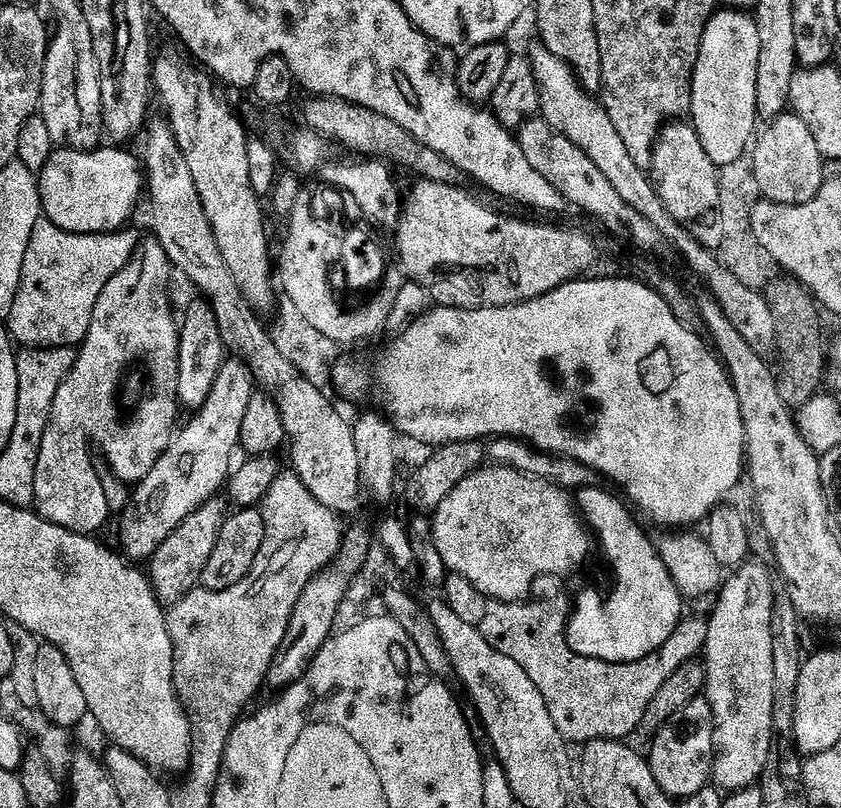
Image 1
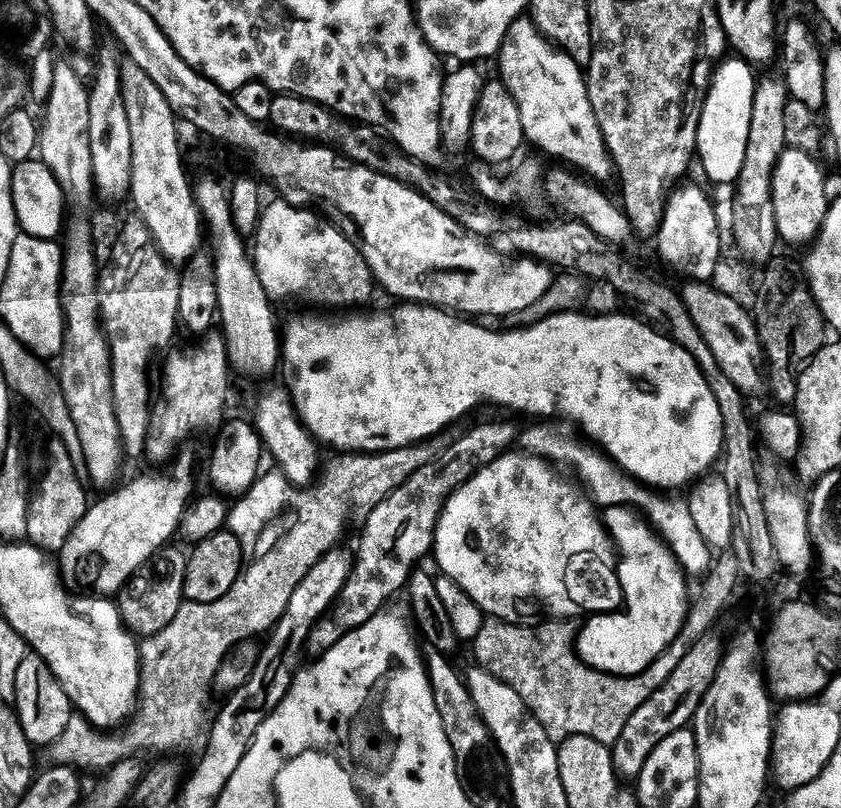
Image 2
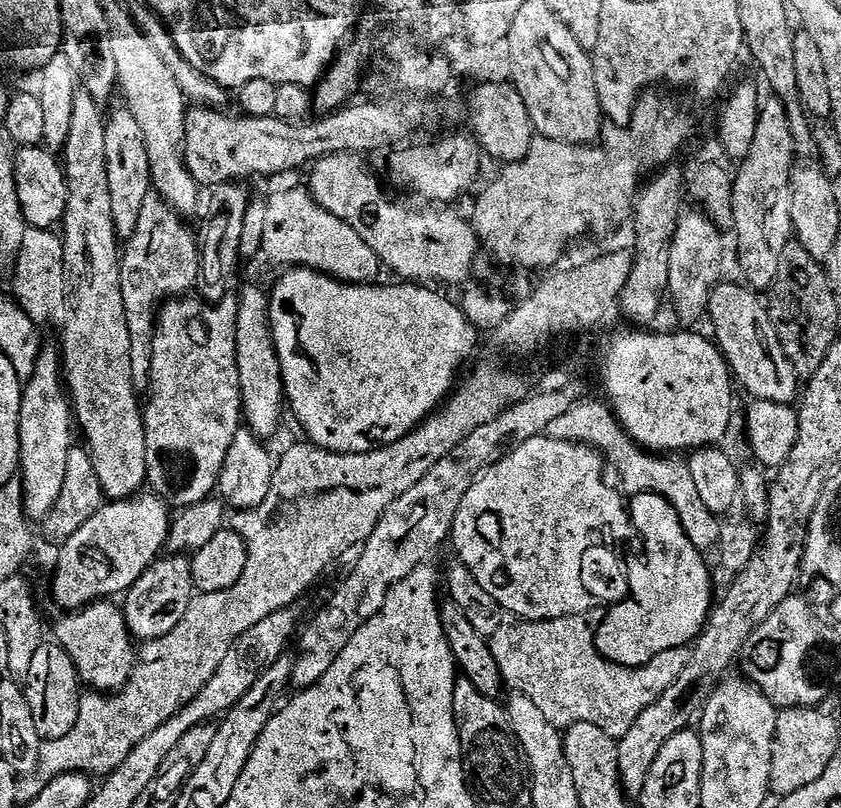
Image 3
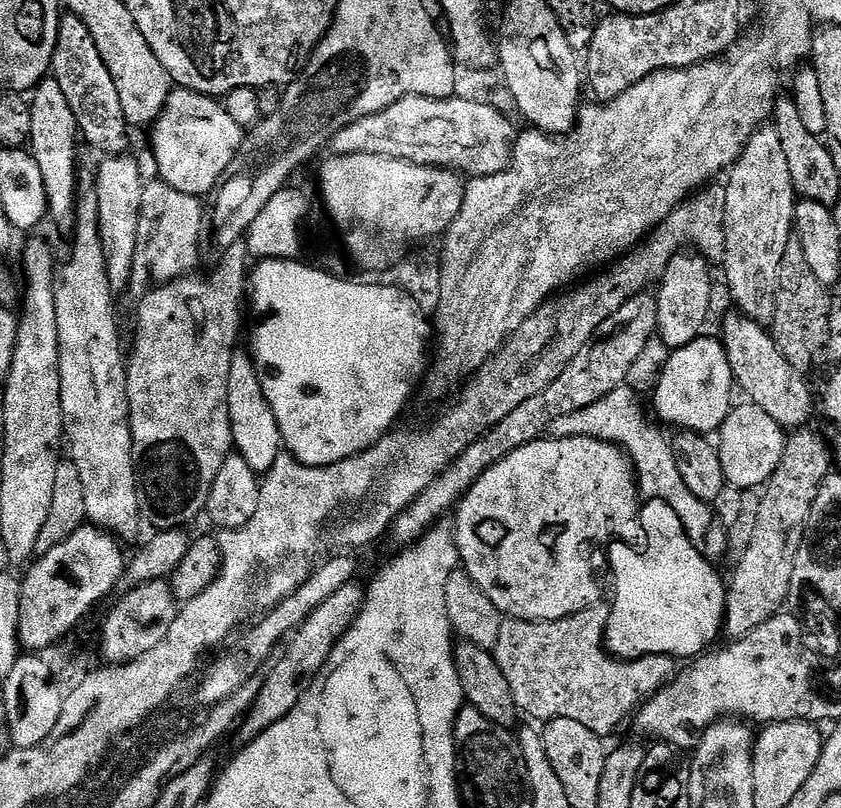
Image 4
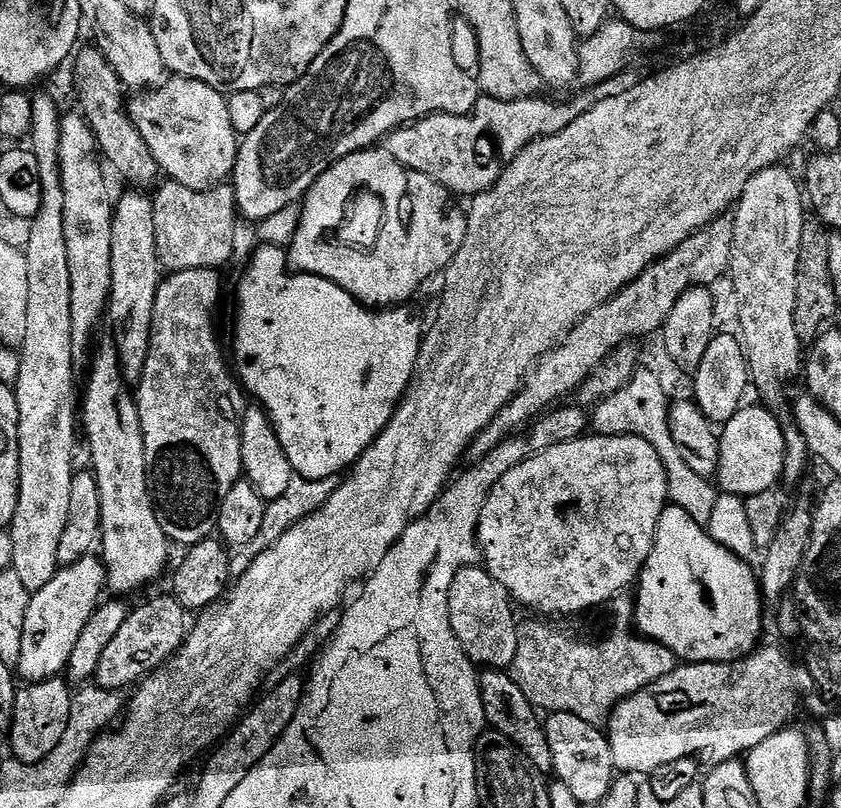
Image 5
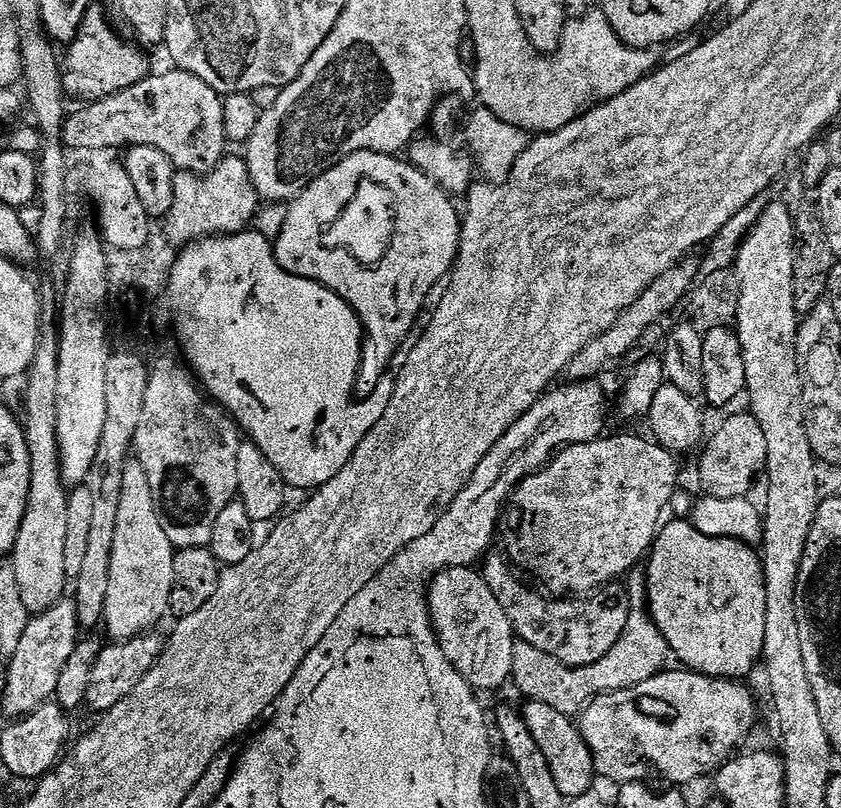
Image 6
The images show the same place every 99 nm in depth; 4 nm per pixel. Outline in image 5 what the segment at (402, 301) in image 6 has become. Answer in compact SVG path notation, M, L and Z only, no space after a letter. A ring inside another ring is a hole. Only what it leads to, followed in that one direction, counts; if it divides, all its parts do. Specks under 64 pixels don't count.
M376 150L351 152L331 164L303 197L300 225L292 236L292 245L286 248L287 263L297 273L329 280L373 310L403 305L431 274L436 259L448 244L452 232L452 200L441 184L426 178L426 174L404 168L387 154L379 156Z

